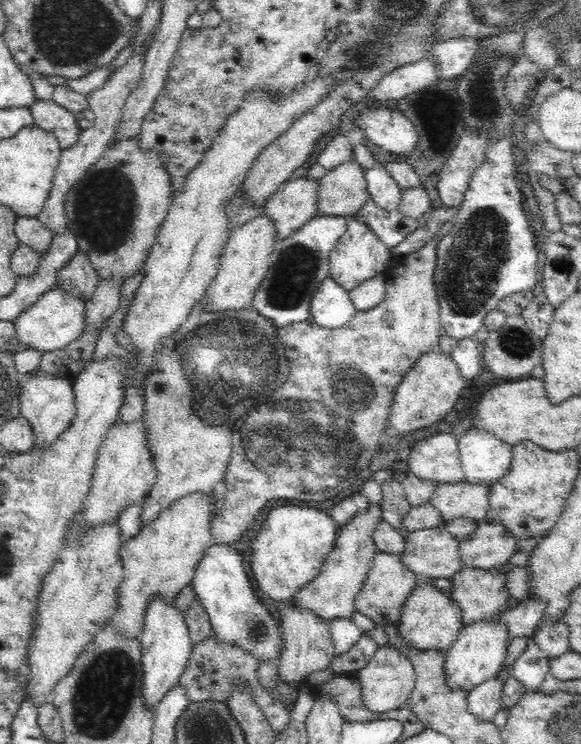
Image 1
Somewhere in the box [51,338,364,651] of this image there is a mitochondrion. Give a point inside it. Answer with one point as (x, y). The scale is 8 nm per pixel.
(256, 630)

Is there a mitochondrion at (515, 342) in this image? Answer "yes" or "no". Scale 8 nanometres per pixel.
yes

